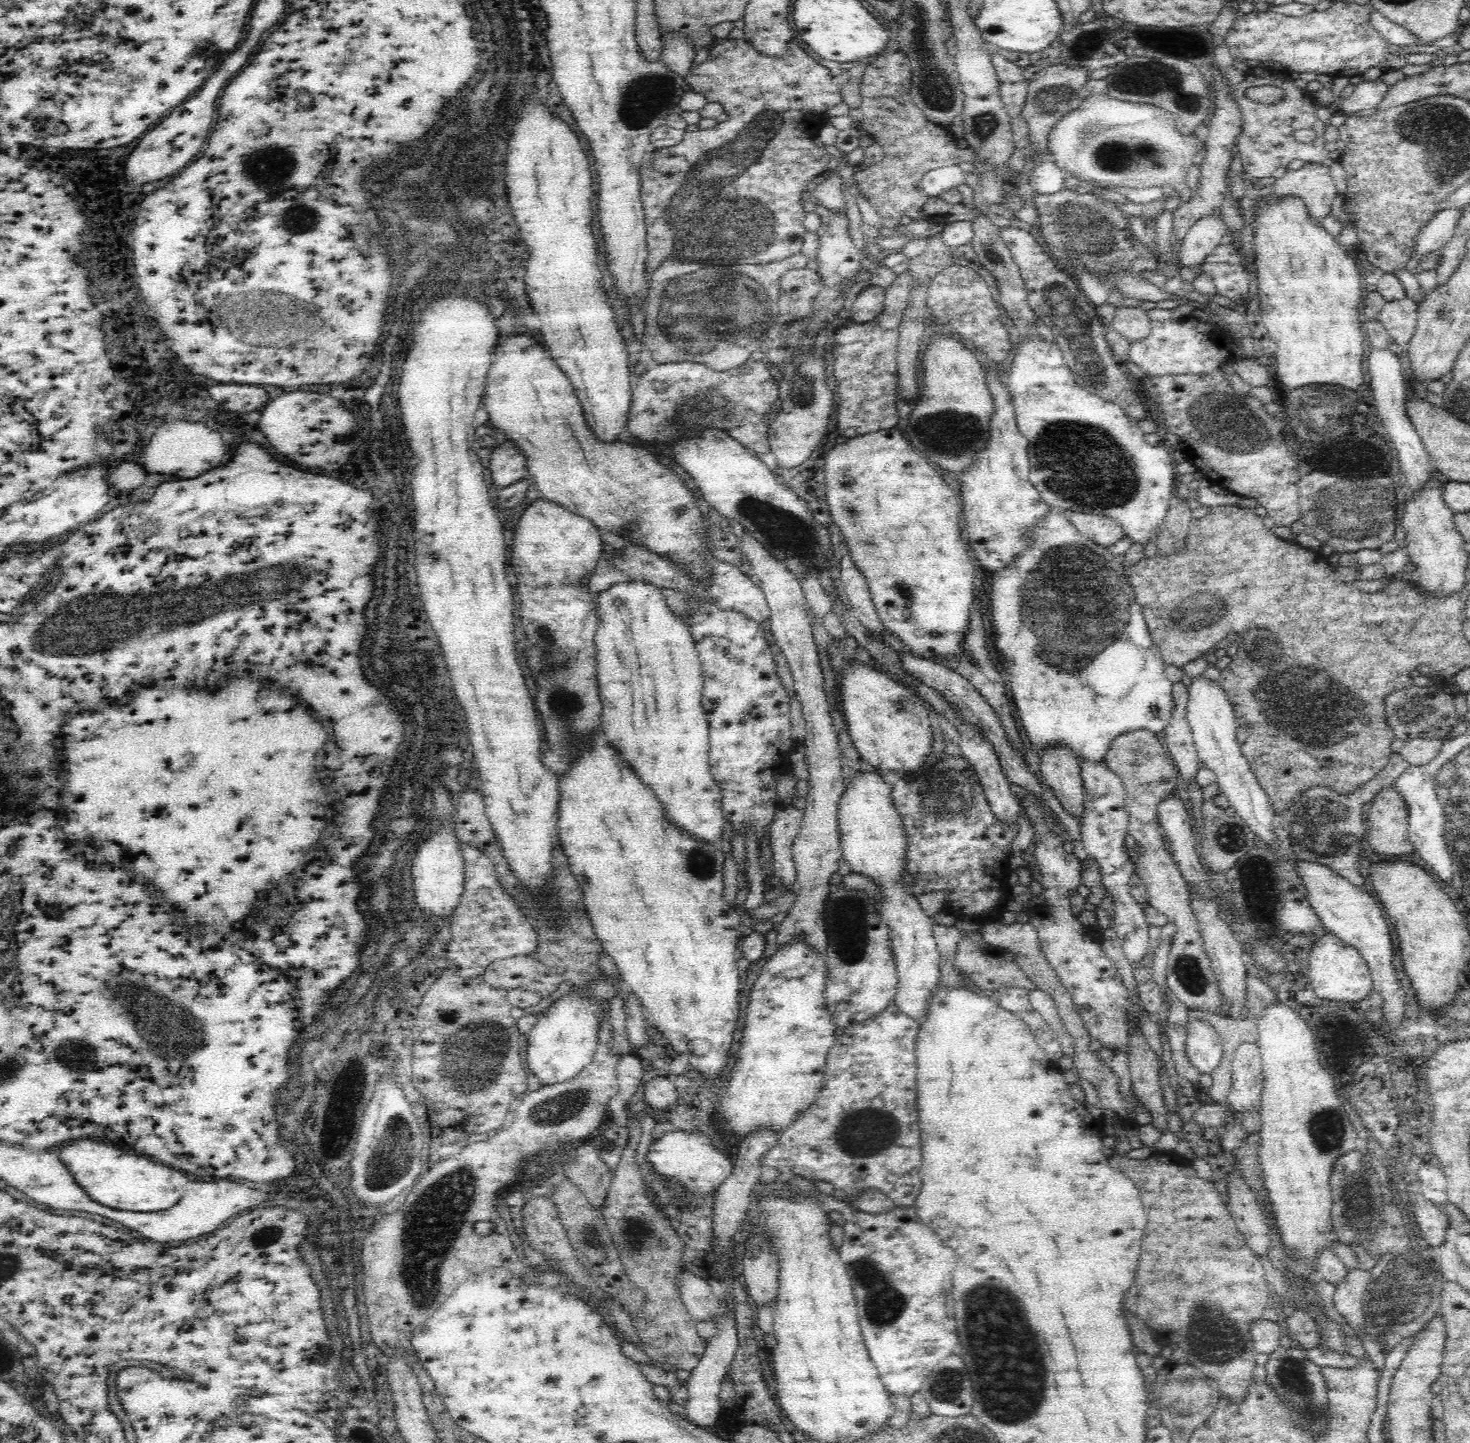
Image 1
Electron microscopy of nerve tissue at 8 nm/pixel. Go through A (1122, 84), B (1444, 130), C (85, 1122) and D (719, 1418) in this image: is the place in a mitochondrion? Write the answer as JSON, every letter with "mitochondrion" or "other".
{"A":"mitochondrion","B":"mitochondrion","C":"other","D":"other"}

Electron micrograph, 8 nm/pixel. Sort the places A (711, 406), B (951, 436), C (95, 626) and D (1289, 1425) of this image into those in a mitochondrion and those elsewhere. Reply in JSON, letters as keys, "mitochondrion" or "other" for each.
{"A":"mitochondrion","B":"mitochondrion","C":"mitochondrion","D":"mitochondrion"}

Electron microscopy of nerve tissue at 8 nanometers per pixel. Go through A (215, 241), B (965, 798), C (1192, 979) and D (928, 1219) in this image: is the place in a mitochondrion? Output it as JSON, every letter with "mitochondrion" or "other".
{"A":"other","B":"mitochondrion","C":"mitochondrion","D":"other"}

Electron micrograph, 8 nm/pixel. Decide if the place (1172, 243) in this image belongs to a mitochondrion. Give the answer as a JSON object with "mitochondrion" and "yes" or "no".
{"mitochondrion":"no"}

